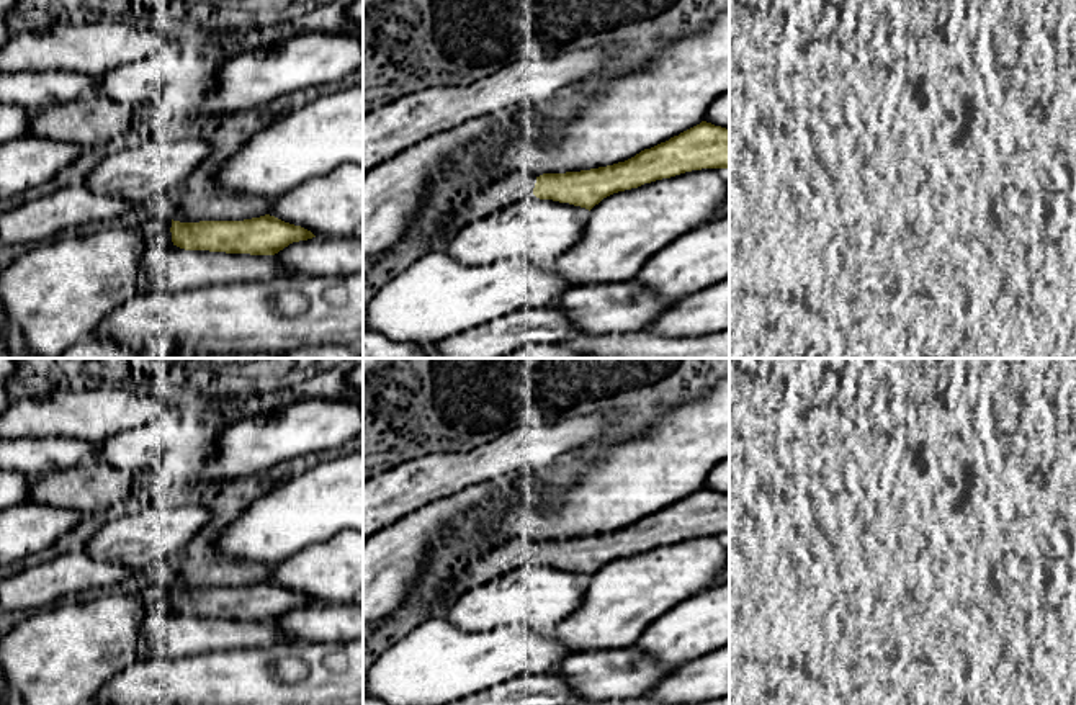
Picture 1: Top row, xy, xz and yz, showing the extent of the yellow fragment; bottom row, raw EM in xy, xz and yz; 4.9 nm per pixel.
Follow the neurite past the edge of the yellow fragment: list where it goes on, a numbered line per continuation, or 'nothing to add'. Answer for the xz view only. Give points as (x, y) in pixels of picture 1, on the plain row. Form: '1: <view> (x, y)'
1: xz (511, 555)

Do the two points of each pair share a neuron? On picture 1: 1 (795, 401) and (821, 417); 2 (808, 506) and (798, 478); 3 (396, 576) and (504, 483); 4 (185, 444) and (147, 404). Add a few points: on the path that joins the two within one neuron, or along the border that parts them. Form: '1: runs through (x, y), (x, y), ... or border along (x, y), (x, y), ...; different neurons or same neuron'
1: border along (811, 404), (803, 414); different neurons
2: runs through (802, 499), (798, 496), (798, 484); same neuron
3: runs through (412, 547), (448, 511), (475, 494); same neuron
4: border along (147, 422), (133, 429); different neurons

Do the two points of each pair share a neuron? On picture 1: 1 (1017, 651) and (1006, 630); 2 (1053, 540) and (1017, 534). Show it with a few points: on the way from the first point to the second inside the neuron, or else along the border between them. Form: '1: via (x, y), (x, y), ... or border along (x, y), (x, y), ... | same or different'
1: via (1016, 646), (1011, 635) | same
2: via (1045, 534), (1026, 534) | same

